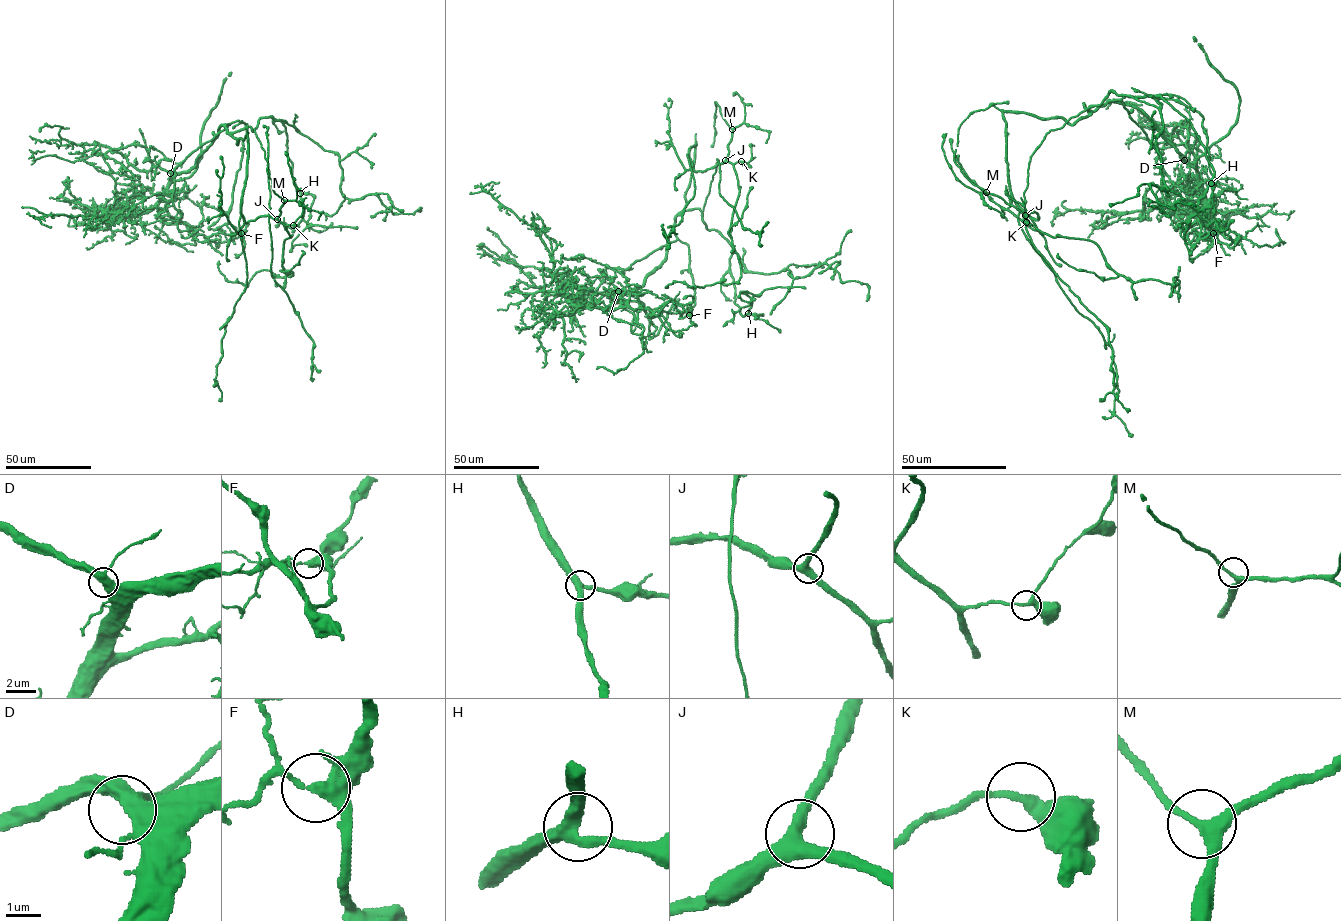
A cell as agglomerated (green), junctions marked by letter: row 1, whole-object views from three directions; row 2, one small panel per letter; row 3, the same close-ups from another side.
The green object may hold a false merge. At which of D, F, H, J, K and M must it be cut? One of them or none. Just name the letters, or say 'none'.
none

